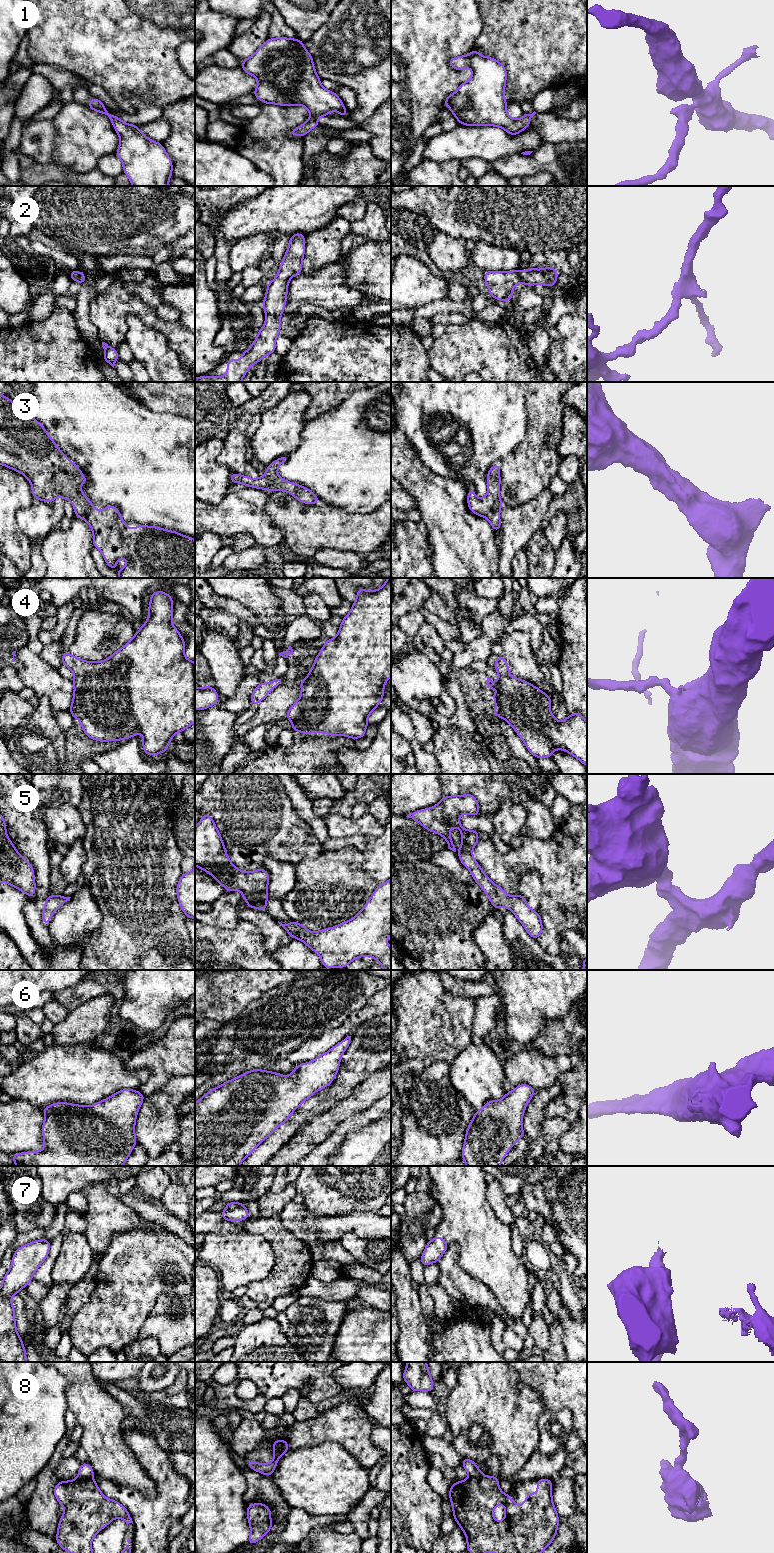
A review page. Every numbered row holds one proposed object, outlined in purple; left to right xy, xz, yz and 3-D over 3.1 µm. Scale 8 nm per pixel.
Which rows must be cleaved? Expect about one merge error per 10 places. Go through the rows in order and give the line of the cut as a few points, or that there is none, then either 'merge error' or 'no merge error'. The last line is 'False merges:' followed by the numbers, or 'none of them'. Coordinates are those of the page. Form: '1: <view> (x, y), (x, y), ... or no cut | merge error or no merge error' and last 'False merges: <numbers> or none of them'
1: no cut | no merge error
2: no cut | no merge error
3: no cut | no merge error
4: no cut | no merge error
5: no cut | no merge error
6: no cut | no merge error
7: no cut | no merge error
8: xz (276, 1440), (275, 1449), (282, 1454) | merge error
False merges: 8

